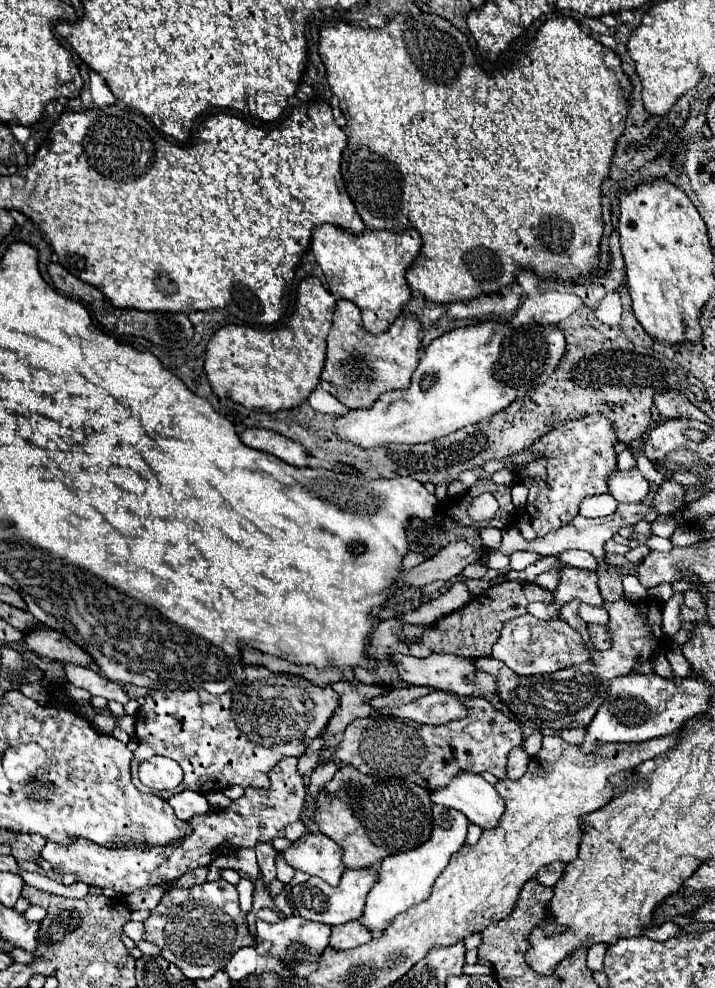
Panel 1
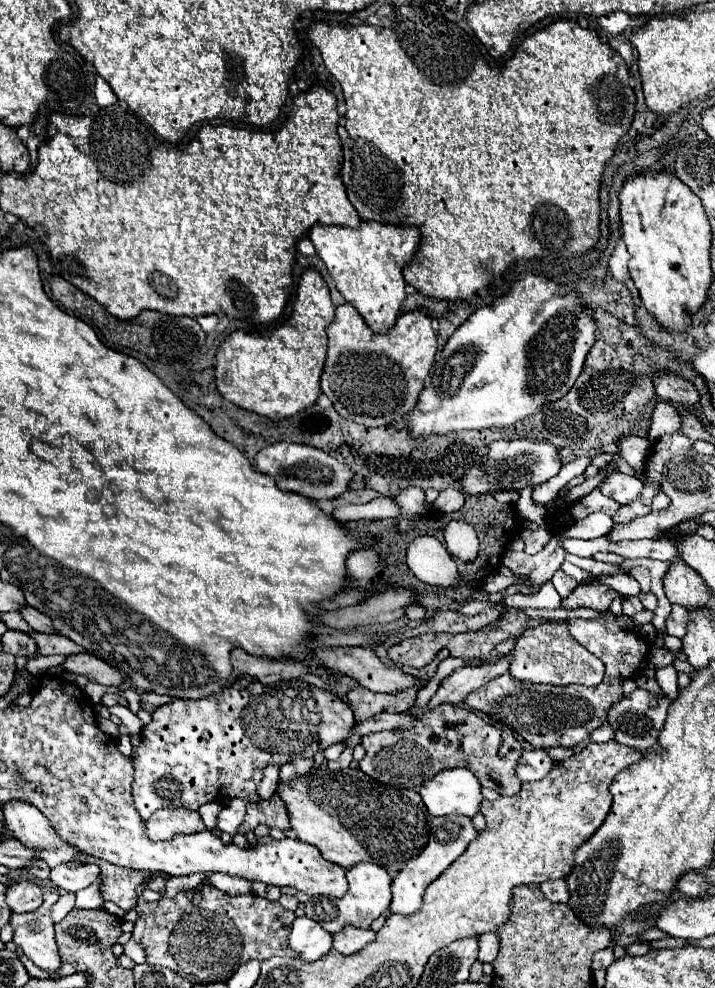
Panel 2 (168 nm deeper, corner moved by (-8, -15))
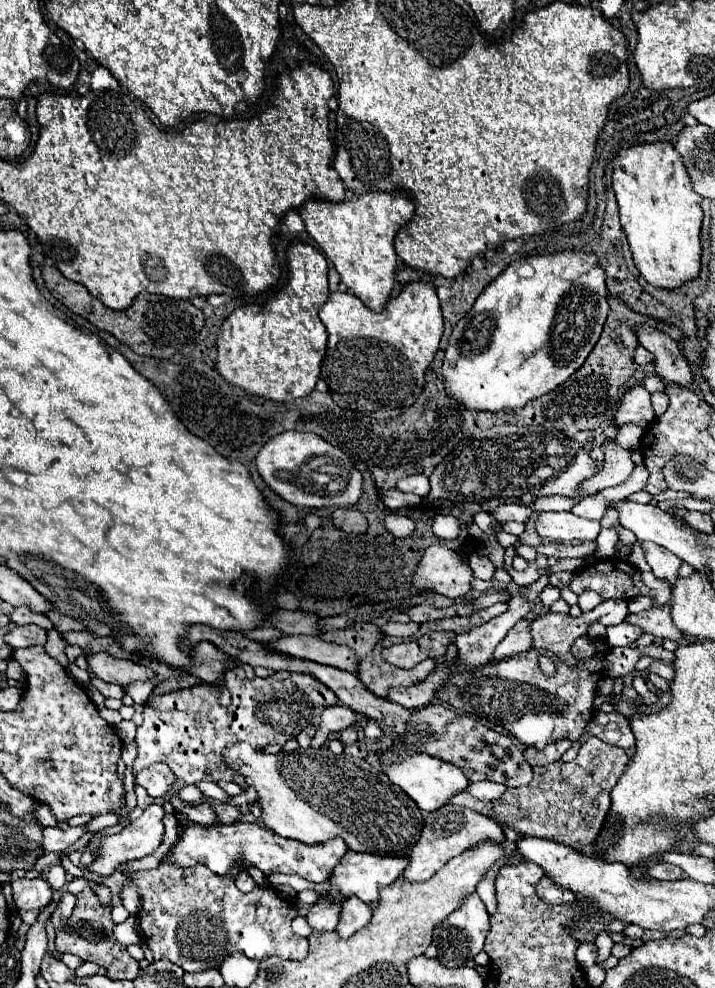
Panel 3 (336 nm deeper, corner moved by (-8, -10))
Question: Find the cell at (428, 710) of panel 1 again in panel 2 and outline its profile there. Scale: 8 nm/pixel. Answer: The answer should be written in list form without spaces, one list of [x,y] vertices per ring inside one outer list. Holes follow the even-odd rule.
[[[383,712],[381,716],[369,718],[365,720],[365,724],[355,724],[353,732],[357,732],[359,736],[371,734],[371,732],[379,732],[379,730],[393,730],[393,728],[413,728],[417,724],[417,718],[411,714],[389,714]]]

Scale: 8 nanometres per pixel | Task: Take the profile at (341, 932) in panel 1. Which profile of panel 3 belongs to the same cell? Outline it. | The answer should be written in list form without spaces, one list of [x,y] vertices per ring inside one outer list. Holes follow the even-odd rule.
[[[351,895],[351,897],[345,899],[345,905],[343,905],[343,911],[341,911],[341,917],[339,917],[339,925],[337,925],[337,933],[343,939],[347,939],[355,931],[365,927],[365,923],[369,923],[369,919],[371,919],[371,907],[365,905],[355,895]]]

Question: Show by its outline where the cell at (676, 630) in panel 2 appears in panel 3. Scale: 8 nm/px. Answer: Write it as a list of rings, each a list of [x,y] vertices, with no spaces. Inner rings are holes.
[[[663,605],[663,607],[655,607],[649,611],[641,611],[635,615],[627,615],[625,623],[637,625],[641,627],[645,633],[659,637],[659,639],[673,639],[679,641],[683,637],[683,633],[675,627],[675,623],[671,621],[671,605]]]

